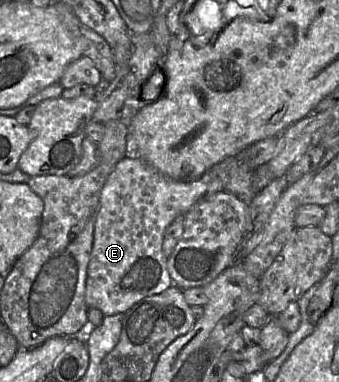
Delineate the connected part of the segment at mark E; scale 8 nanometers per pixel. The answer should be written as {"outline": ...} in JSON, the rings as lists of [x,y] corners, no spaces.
{"outline":[[[128,154],[121,159],[115,166],[114,170],[110,173],[107,180],[105,181],[103,188],[100,193],[100,205],[98,214],[94,226],[93,246],[90,256],[90,261],[87,268],[86,286],[85,286],[85,302],[88,308],[99,309],[104,316],[110,316],[117,313],[125,313],[133,305],[141,301],[142,299],[159,294],[166,290],[168,287],[173,285],[172,279],[169,275],[167,268],[168,257],[162,250],[162,242],[166,228],[172,223],[172,221],[180,216],[186,214],[198,201],[202,198],[211,195],[216,192],[224,190],[224,183],[217,175],[213,172],[205,172],[201,177],[192,181],[181,181],[172,179],[155,167],[144,161],[143,159]]]}

